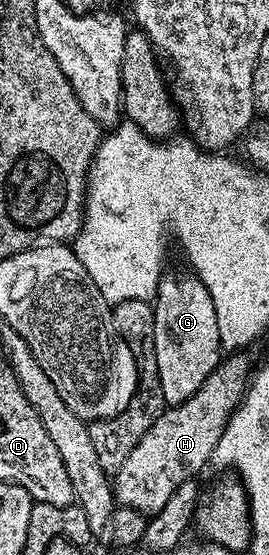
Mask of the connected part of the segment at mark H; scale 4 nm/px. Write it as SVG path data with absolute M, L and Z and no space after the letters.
M232 354L229 358L221 359L219 366L202 382L202 386L181 404L174 404L165 407L163 414L142 434L142 442L134 446L134 450L122 462L122 470L114 474L114 491L117 505L133 508L145 514L154 514L166 506L166 501L170 499L170 494L182 486L182 482L193 479L204 467L209 467L214 450L218 446L218 438L222 436L222 430L228 425L228 420L232 417L232 411L240 405L244 399L244 393L248 391L250 383L250 368L248 372L248 360L244 354Z

